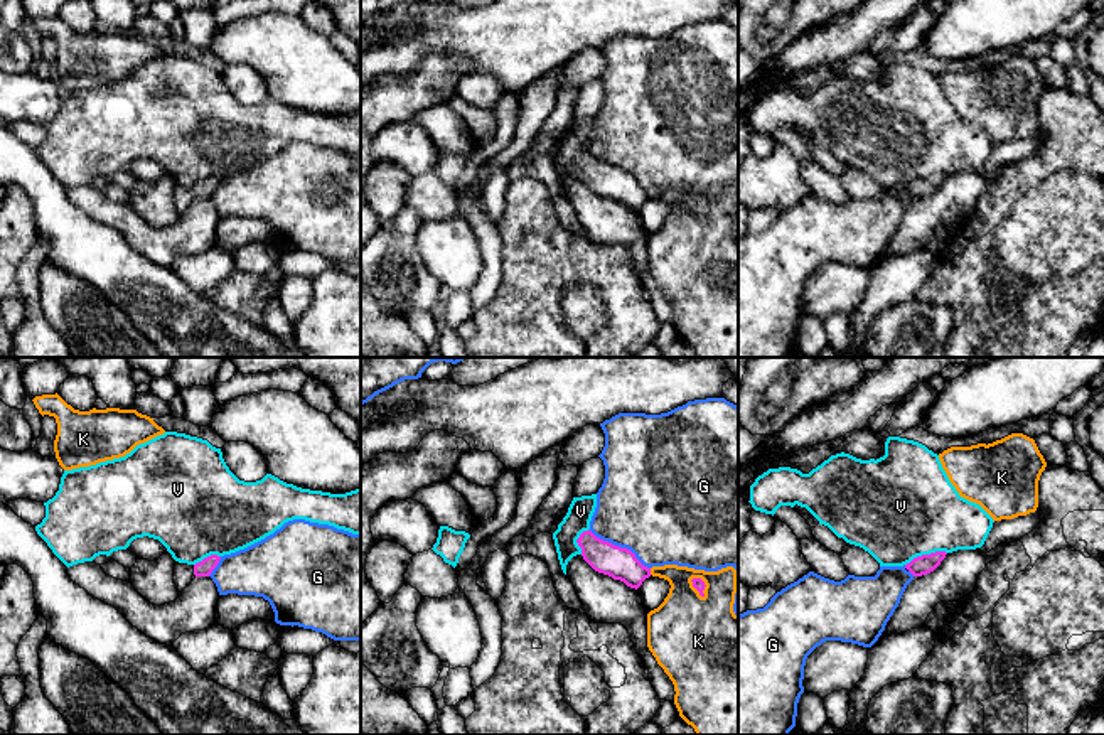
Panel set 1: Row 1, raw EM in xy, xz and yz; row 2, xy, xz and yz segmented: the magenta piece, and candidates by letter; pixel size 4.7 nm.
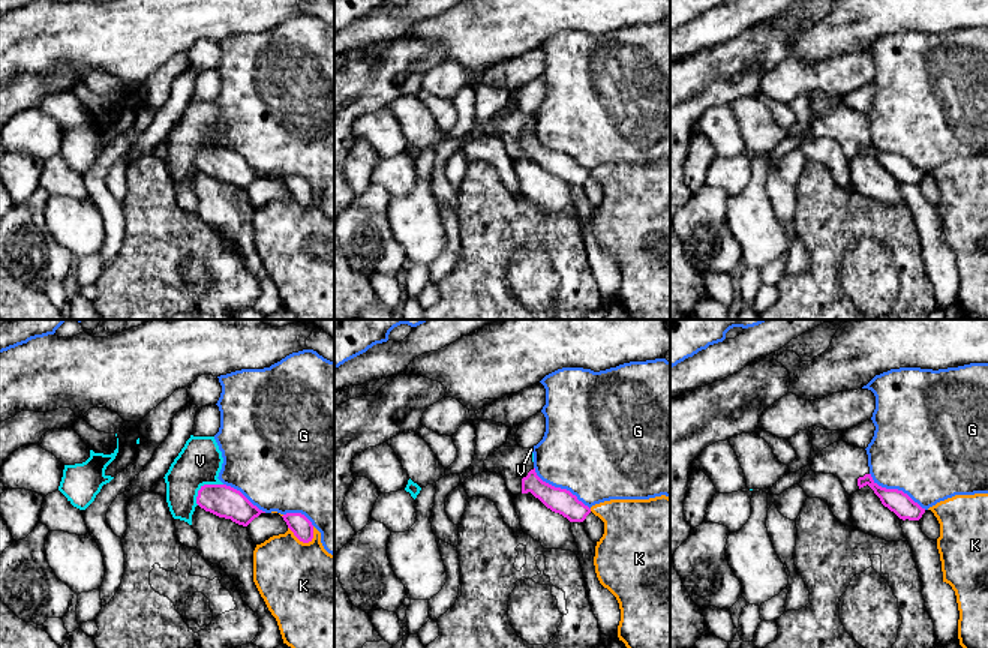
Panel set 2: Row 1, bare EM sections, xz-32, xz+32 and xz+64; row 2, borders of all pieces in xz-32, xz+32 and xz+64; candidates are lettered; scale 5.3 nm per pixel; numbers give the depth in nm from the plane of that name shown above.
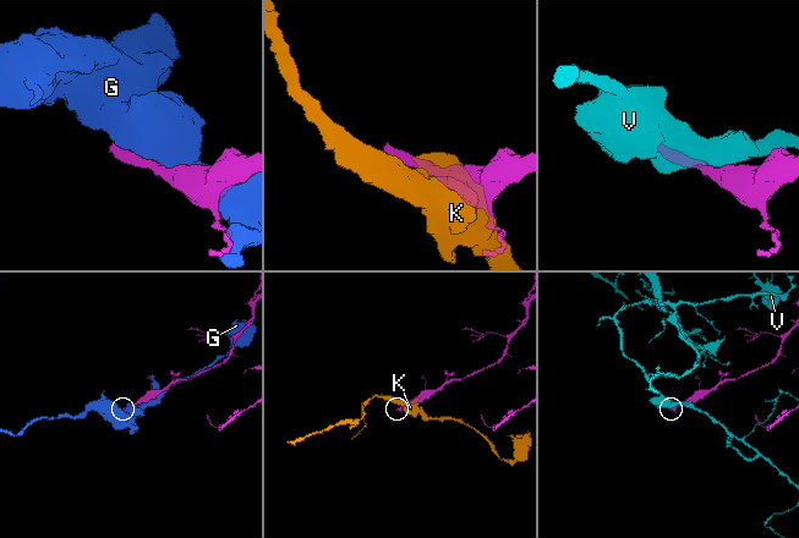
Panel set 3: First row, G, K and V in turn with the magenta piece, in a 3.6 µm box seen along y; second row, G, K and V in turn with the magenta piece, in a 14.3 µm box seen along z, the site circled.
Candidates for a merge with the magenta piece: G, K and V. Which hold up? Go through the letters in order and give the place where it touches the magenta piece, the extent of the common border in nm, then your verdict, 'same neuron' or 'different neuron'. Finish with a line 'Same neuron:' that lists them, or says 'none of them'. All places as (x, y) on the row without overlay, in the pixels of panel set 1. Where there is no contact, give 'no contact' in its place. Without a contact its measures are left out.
G: xz (619, 169) | 340 nm | different neuron
K: xz (695, 209) | 120 nm | different neuron
V: yz (926, 177) | 220 nm | different neuron
Same neuron: none of them

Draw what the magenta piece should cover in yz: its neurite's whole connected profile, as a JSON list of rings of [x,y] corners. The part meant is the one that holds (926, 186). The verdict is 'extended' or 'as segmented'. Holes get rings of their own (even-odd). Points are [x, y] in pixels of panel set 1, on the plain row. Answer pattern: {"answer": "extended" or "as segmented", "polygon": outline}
{"answer": "as segmented", "polygon": [[[935,174],[930,177],[922,177],[914,180],[910,185],[905,187],[905,190],[914,197],[914,199],[922,199],[930,194],[934,194],[941,184],[946,180],[946,174]]]}

